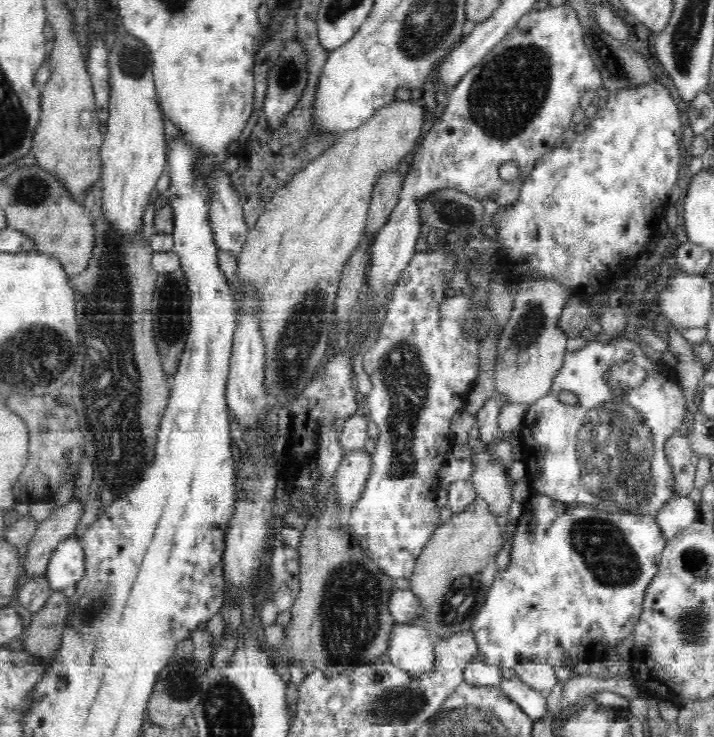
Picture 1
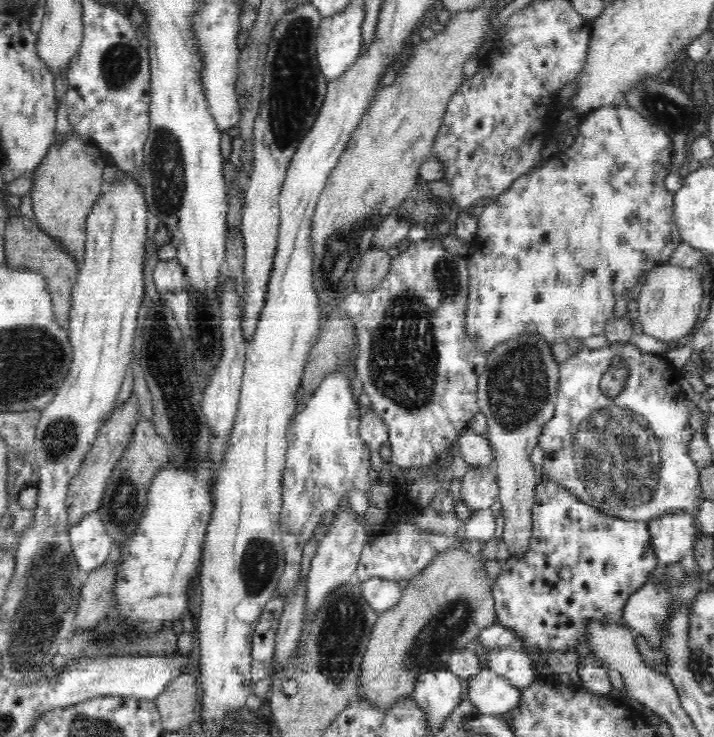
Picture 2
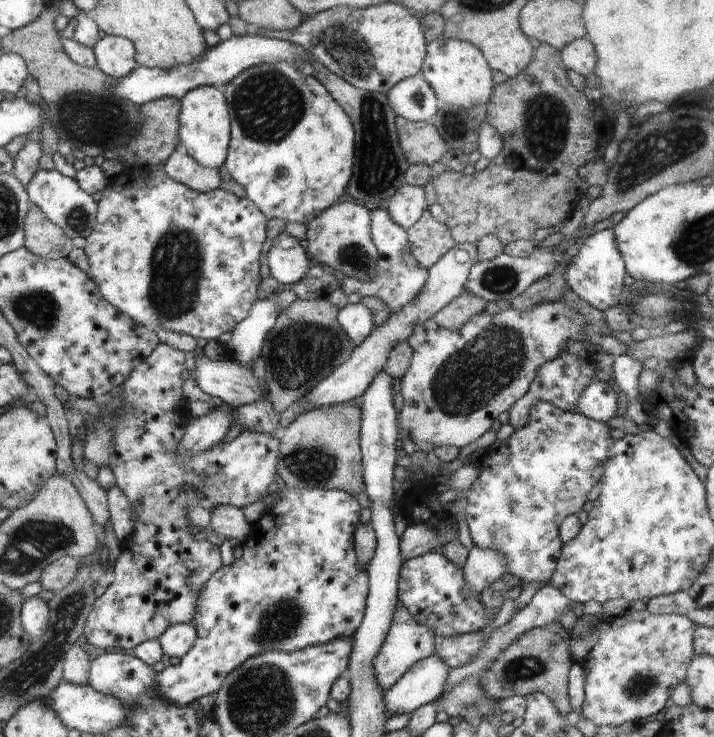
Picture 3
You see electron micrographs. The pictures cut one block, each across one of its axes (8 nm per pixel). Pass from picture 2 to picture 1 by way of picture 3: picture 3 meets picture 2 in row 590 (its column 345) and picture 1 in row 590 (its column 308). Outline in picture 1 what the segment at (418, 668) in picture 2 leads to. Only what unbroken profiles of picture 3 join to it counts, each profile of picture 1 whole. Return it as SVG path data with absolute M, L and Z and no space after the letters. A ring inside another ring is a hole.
M477 495L464 512L453 513L450 520L444 521L433 532L427 546L423 548L417 559L414 574L409 576L411 591L418 596L423 606L423 613L409 620L407 624L422 625L430 633L432 639L454 636L459 632L472 628L477 612L484 605L491 584L494 583L500 570L495 564L496 555L502 550L502 536L498 534L500 527L487 501Z

